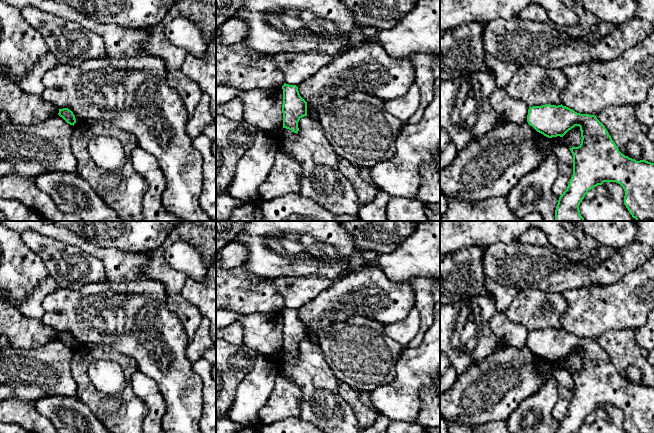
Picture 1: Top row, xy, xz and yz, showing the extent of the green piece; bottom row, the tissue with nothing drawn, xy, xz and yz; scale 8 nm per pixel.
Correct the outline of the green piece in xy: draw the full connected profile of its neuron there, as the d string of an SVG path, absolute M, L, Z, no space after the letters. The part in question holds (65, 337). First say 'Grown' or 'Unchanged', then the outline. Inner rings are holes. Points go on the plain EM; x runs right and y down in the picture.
Unchanged. M68 332L59 333L58 339L70 349L74 350L74 348L76 347L75 339Z

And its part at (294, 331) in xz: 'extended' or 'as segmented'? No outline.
as segmented

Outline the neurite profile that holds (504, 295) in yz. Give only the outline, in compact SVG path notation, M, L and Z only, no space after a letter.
M485 278L485 291L495 296L495 307L497 311L506 312L512 300L517 296L518 290L514 287L506 287L499 285L492 278Z

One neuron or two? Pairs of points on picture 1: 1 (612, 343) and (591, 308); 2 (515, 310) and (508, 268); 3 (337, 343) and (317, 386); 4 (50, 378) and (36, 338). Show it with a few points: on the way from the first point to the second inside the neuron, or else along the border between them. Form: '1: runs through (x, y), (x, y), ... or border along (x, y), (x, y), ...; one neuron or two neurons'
1: border along (629, 327), (605, 331), (595, 339); two neurons
2: border along (518, 290), (540, 289), (542, 291); two neurons
3: border along (318, 344), (325, 361), (338, 381); two neurons
4: border along (57, 338), (31, 348), (17, 348), (15, 346); two neurons

